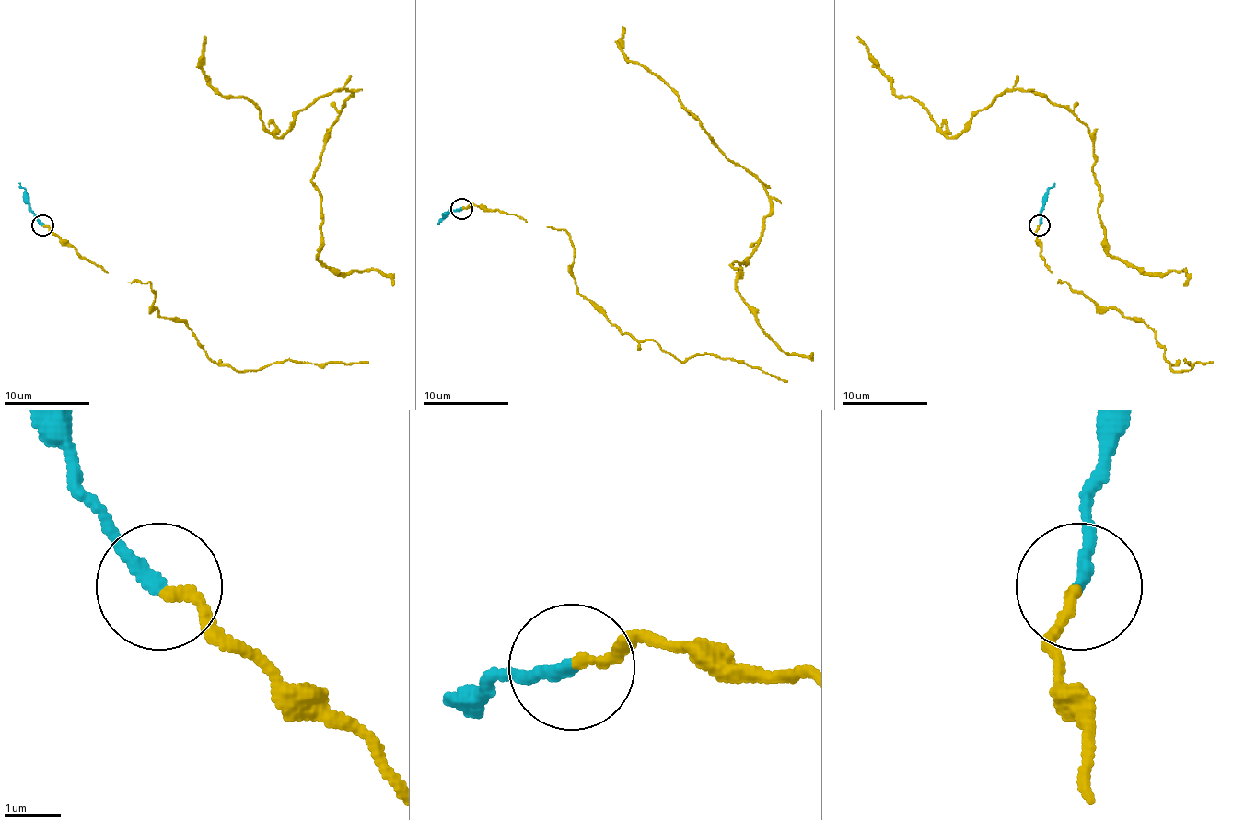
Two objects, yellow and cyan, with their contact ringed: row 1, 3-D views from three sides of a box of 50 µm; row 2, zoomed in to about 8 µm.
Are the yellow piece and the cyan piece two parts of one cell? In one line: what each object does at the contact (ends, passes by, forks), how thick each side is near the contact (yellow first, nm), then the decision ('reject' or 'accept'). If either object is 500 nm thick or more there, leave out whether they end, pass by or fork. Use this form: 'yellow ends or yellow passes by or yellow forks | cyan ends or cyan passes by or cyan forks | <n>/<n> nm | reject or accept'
yellow ends | cyan ends | 170/240 nm | accept

